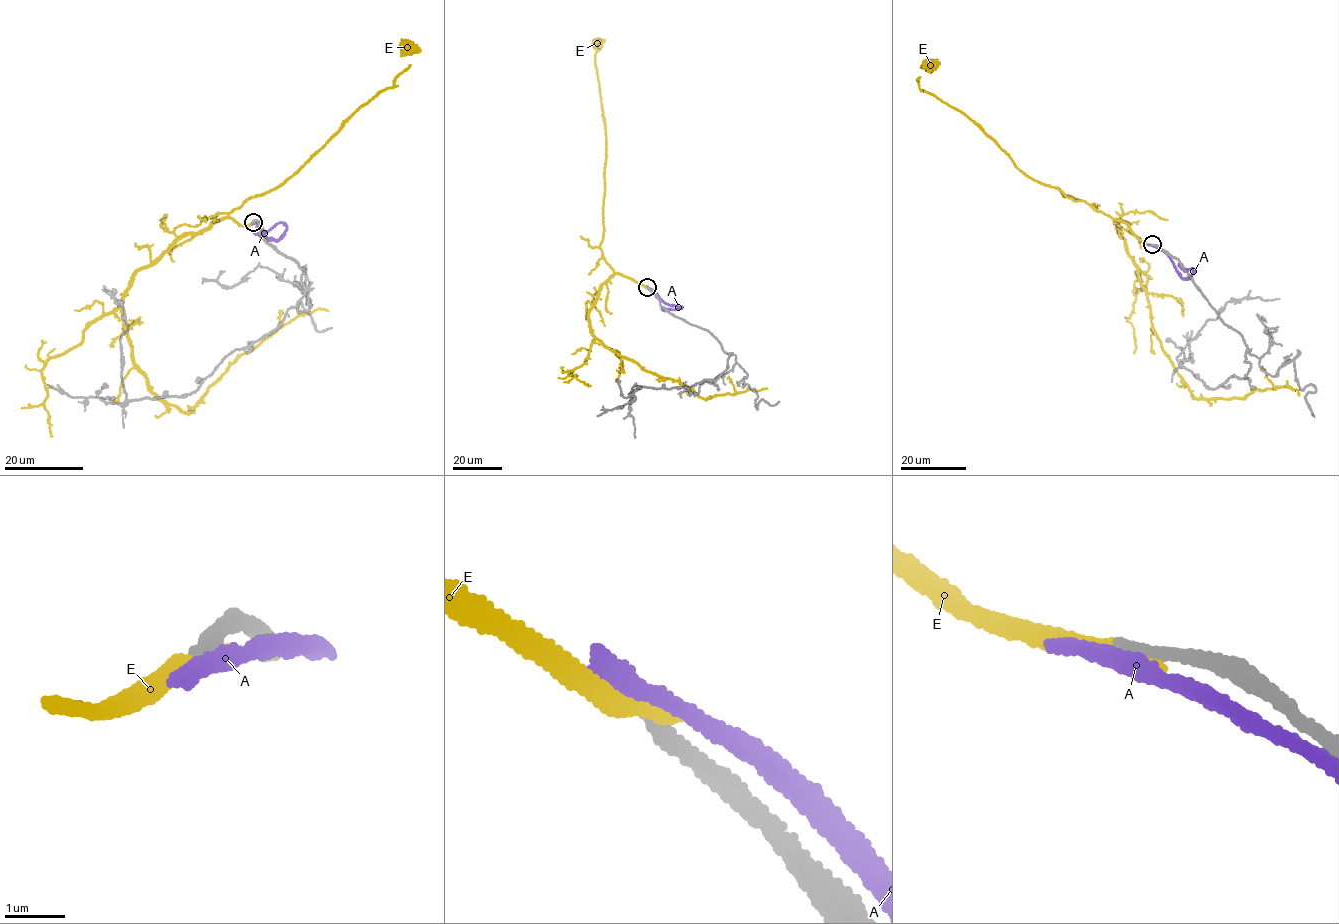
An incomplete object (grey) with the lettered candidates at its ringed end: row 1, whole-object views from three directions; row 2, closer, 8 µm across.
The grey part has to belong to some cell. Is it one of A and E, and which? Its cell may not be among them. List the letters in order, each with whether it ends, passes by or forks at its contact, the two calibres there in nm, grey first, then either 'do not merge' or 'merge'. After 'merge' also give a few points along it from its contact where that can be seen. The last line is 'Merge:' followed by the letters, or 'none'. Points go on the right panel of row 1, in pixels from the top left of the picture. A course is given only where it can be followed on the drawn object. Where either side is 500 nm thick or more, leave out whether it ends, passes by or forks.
A: it passes by; 280 nm thick on the grey side, 280 nm on the other; do not merge
E: it ends there; 280 nm thick on the grey side, 300 nm on the other; do not merge
Merge: none

